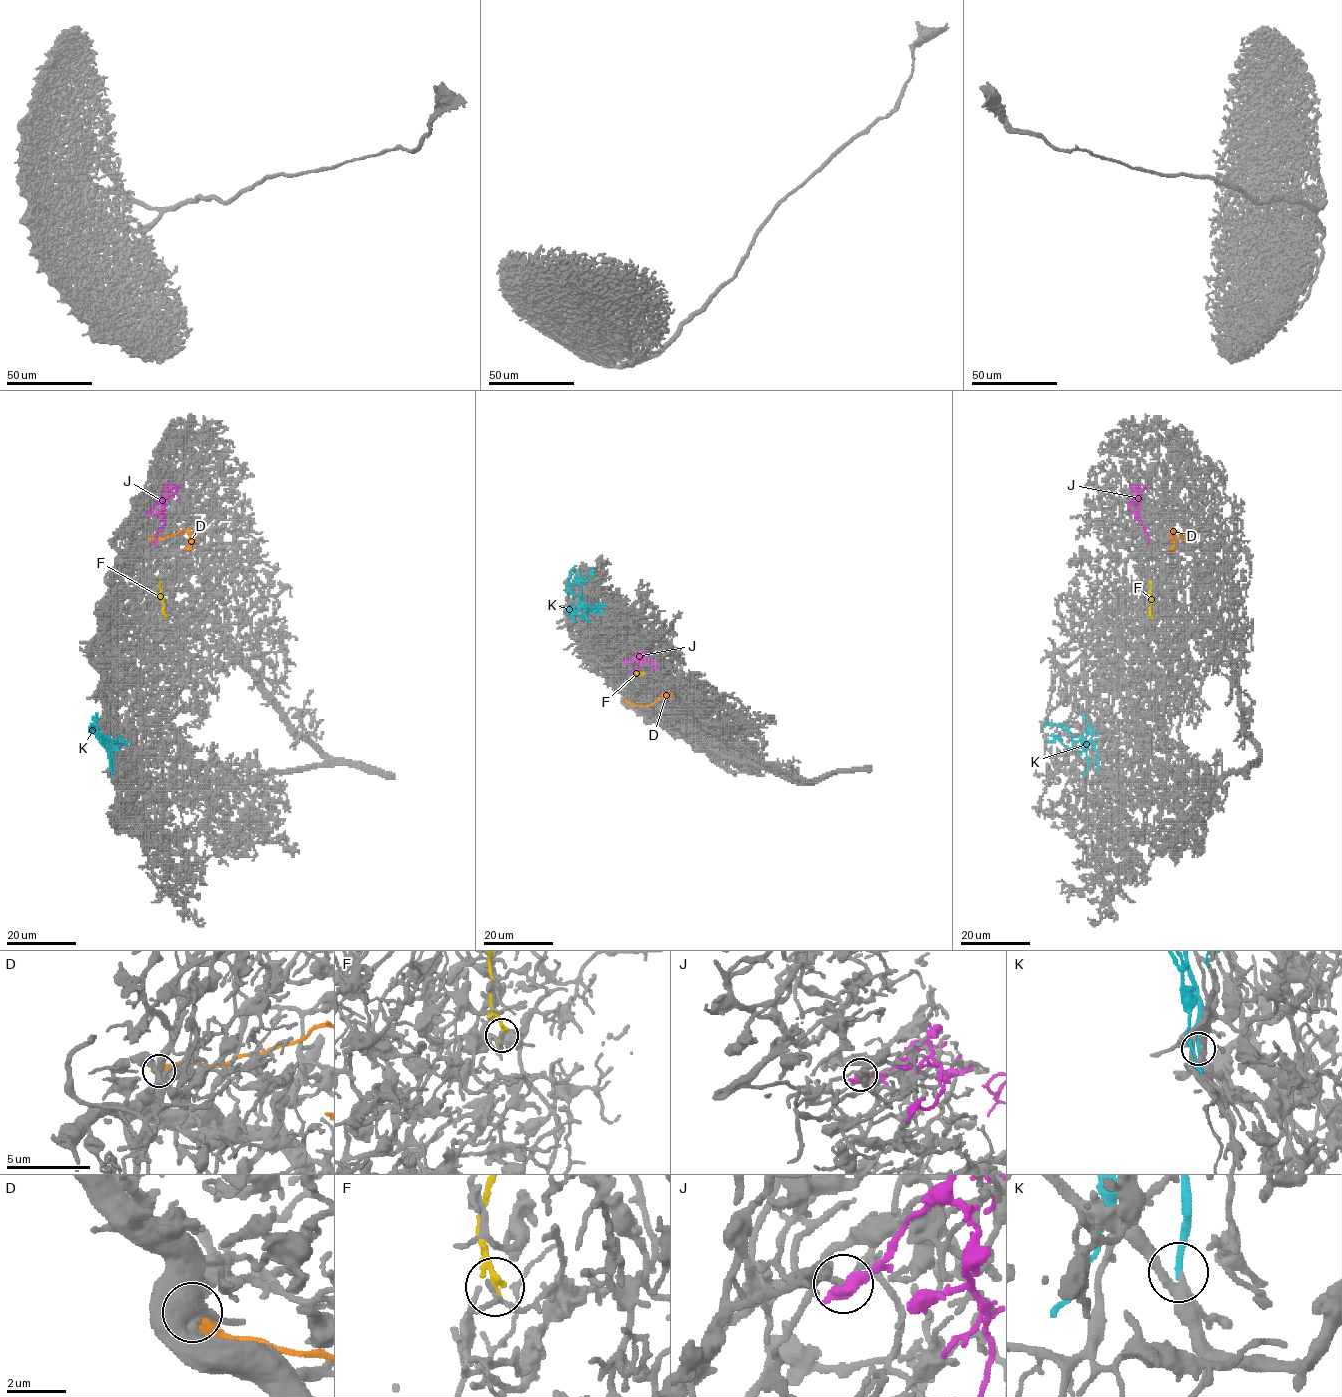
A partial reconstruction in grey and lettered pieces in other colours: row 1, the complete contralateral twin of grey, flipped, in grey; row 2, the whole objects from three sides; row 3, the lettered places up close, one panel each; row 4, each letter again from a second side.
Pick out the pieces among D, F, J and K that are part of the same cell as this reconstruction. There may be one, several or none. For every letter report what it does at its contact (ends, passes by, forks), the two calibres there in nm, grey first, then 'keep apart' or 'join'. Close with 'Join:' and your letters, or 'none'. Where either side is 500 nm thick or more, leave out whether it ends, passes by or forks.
D: calibres 320 and 550 nm; keep apart
F: it ends; calibres 130 and 260 nm; keep apart
J: calibres 160 and 550 nm; keep apart
K: it ends; calibres 240 and 240 nm; join
Join: K

